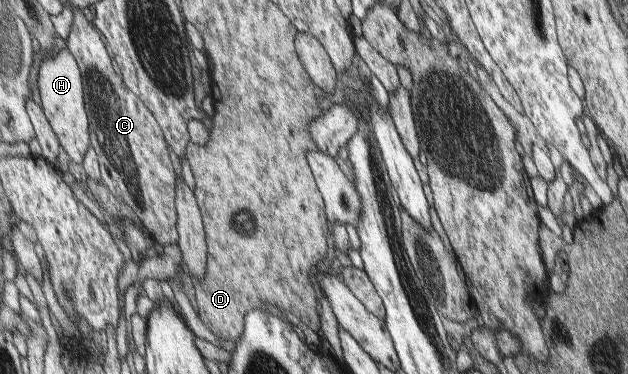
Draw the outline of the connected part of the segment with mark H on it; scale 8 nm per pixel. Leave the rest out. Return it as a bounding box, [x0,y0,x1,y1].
[38,49,91,166]

